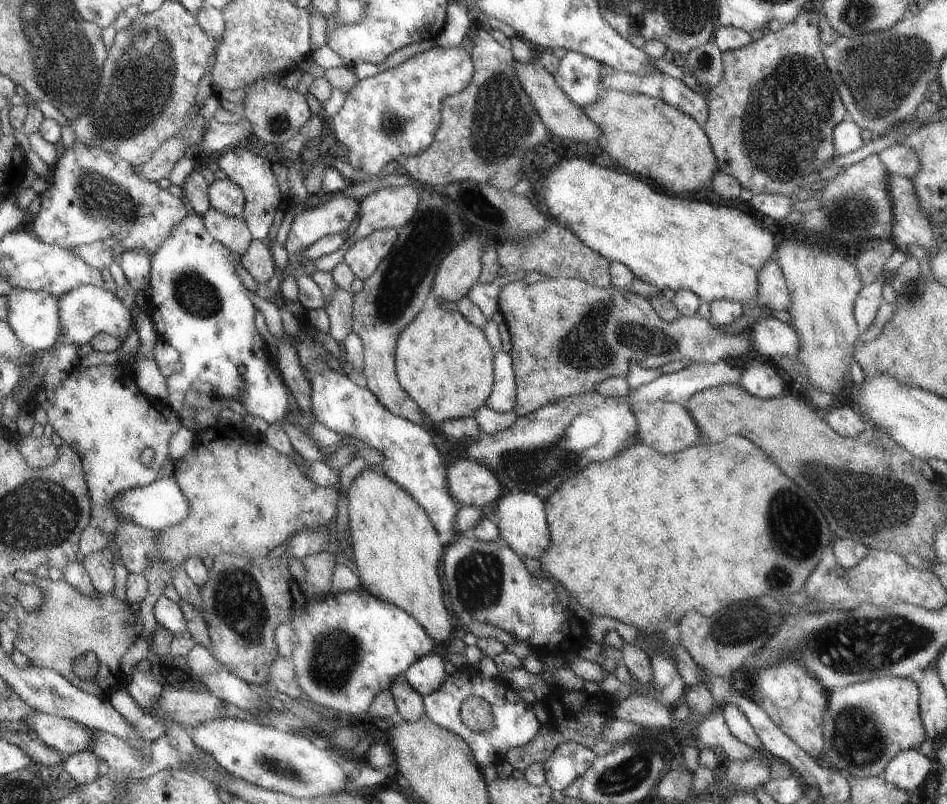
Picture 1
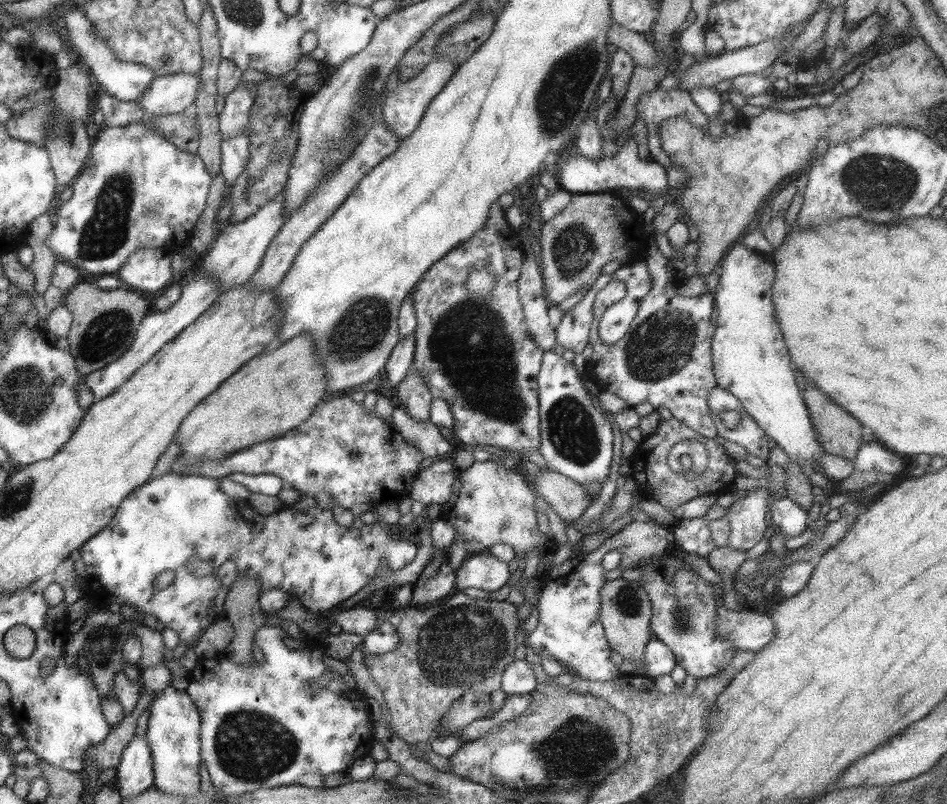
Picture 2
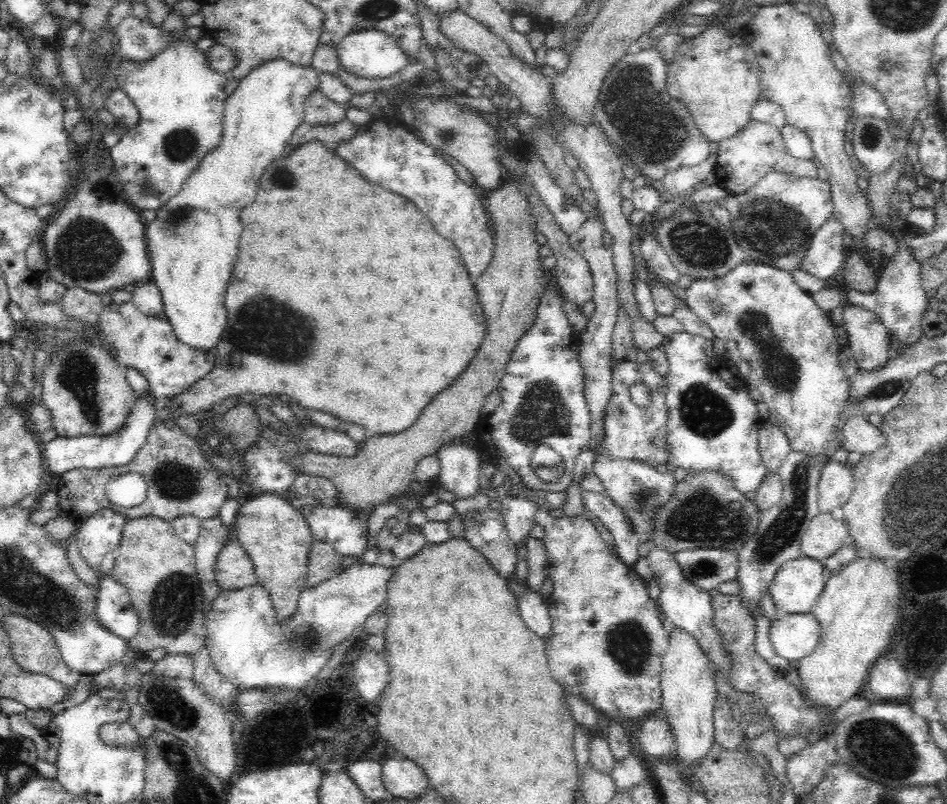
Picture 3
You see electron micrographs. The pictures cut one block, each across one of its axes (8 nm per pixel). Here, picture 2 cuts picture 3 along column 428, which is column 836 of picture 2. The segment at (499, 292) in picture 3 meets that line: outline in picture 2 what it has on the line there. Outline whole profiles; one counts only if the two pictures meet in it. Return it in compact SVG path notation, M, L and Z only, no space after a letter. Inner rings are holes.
M809 382L805 384L803 400L825 454L841 456L853 462L859 448L863 446L863 424L827 400L827 396Z

